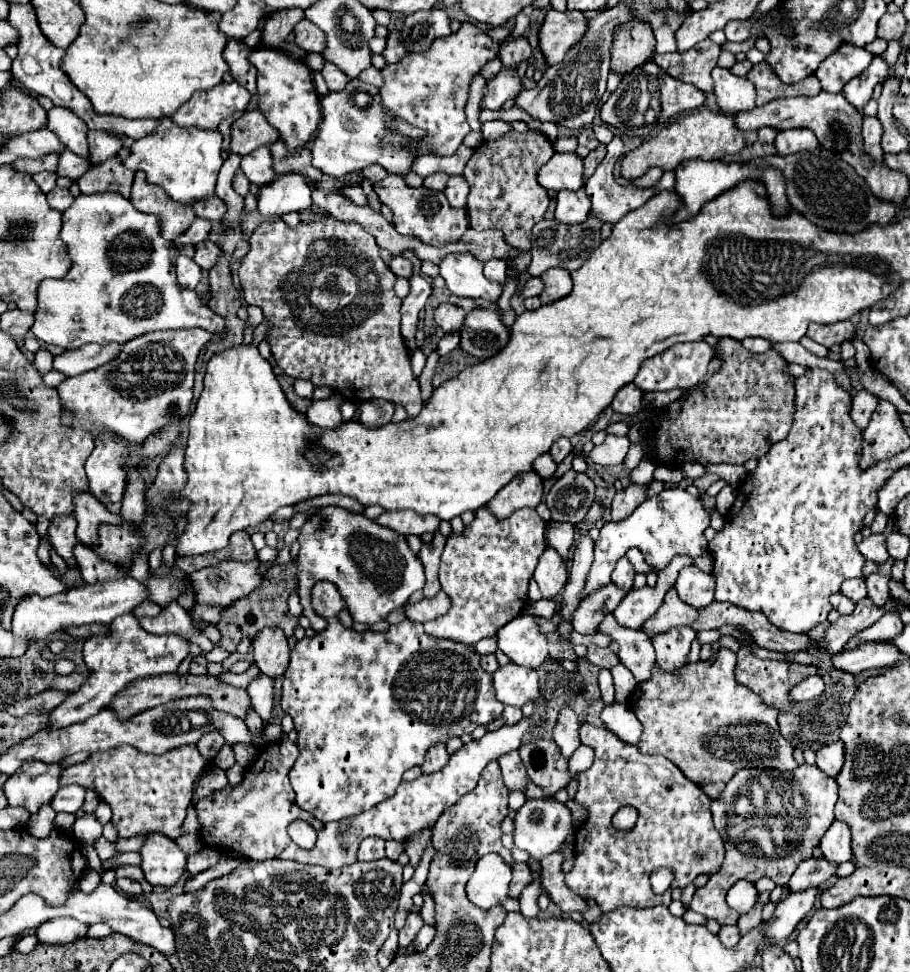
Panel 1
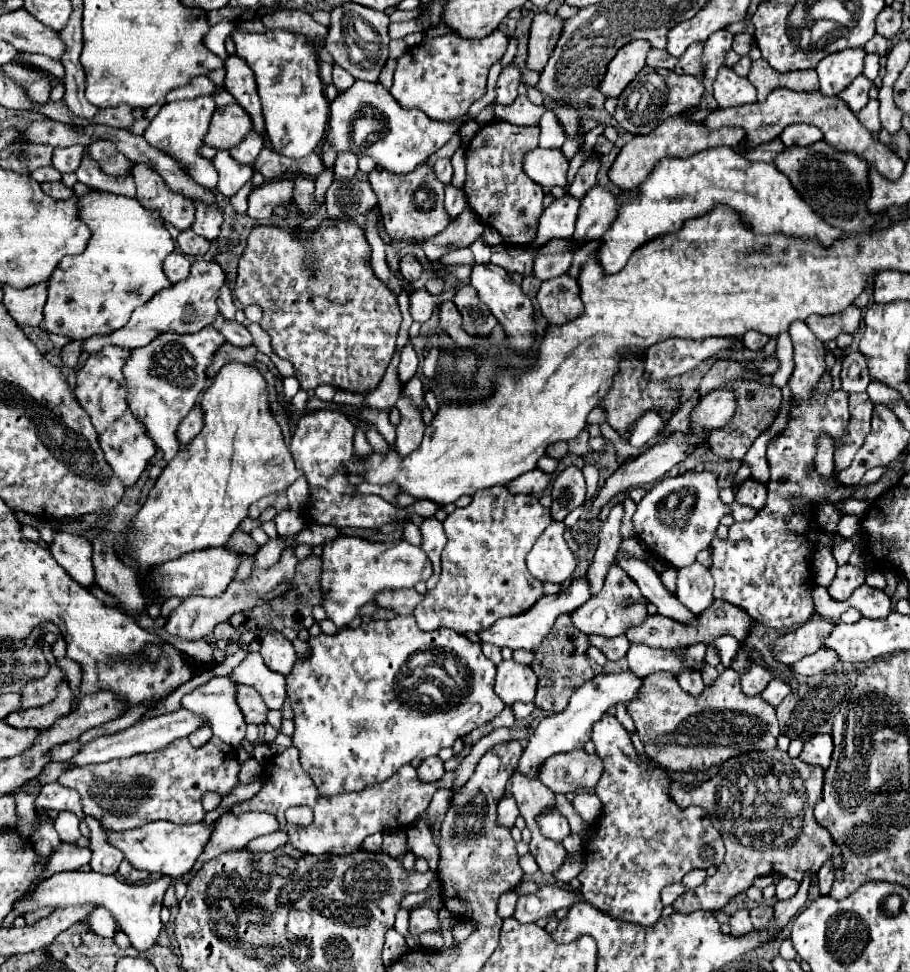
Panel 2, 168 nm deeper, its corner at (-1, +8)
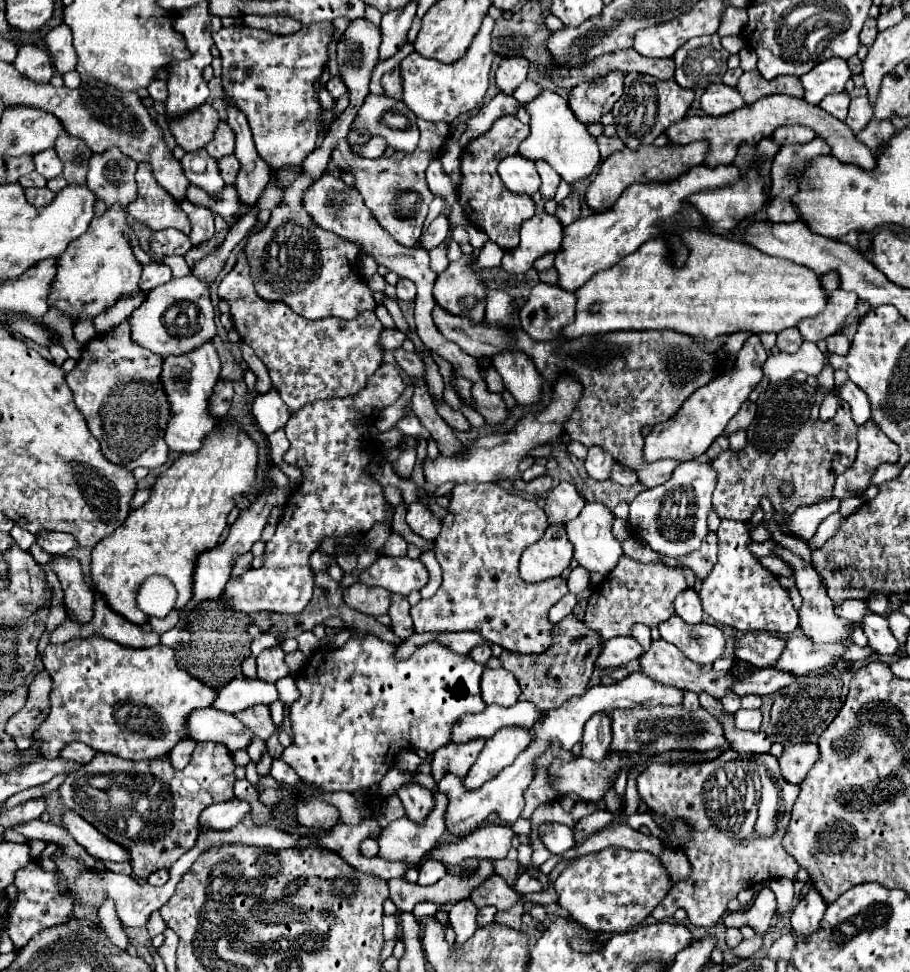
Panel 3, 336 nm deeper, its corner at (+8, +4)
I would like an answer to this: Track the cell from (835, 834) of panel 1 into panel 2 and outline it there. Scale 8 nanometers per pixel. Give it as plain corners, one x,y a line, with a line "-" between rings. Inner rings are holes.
832,856
822,864
822,868
818,870
818,880
820,880
820,894
826,896
830,886
832,886
832,880
834,880
834,866
832,866

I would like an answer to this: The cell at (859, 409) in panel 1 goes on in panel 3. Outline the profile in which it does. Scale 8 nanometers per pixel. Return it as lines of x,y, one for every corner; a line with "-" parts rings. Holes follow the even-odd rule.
841,400
837,414
827,420
805,420
799,432
791,438
791,442
773,454
759,452
751,442
743,448
741,454
725,450
717,458
713,458
713,468
719,474
717,488
713,492
713,510
721,520
739,520
749,522
753,512
759,508
761,498
769,498
775,512
783,512
783,520
787,514
793,514
799,506
811,506
823,500
833,498
833,484
839,474
843,474
853,462
857,454
857,424
851,418
849,406
-
781,480
789,480
795,486
791,498
783,498
779,494

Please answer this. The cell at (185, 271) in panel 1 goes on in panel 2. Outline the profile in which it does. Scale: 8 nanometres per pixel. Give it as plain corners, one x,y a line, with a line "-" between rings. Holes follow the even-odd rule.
172,252
164,262
164,272
172,282
182,282
190,276
190,260
182,252

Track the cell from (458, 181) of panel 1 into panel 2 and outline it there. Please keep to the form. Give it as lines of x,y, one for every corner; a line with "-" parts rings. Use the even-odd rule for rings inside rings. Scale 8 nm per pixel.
452,184
446,186
446,200
444,200
444,208
446,212
456,218
464,208
466,208
466,196
462,192
462,188
456,188

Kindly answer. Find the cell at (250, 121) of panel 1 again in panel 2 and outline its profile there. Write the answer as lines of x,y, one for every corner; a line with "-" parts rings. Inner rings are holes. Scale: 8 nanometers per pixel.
230,104
224,108
216,108
210,130
204,140
208,146
214,146
218,150
232,150
246,138
250,130
252,130
250,114
246,114
242,106

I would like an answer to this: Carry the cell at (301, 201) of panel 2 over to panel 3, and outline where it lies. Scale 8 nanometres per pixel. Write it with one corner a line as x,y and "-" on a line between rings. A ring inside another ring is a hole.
299,174
289,188
285,188
283,202
271,210
271,220
263,230
251,234
245,242
245,256
251,268
251,278
259,298
267,302
285,302
309,320
337,316
353,320
365,310
375,310
375,300
369,288
359,282
357,252
353,240
341,238
315,226
313,218
301,206
301,194
311,184
311,178

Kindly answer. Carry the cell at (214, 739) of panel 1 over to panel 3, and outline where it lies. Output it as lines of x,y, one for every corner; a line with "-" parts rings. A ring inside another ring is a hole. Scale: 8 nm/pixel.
183,740
183,742
179,742
173,750
171,750
171,764
175,766
175,770
183,770
187,764
189,764
189,756
191,756
191,752
193,752
193,748
195,748
195,742
191,740

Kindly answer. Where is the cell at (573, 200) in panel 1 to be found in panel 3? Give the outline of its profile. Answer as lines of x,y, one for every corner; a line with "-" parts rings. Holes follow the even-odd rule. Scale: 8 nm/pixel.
537,212
521,224
521,242
517,248
505,252
501,268
509,274
523,274
531,270
537,258
561,248
561,230
563,226
555,216

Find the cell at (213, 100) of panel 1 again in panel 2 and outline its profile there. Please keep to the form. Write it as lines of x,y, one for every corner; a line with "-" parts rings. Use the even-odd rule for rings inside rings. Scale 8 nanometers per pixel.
198,76
198,78
192,78
190,84
186,84
184,88
170,90
168,96
166,96
166,102
194,100
194,98
200,98
200,96
212,96
212,98
216,98
222,92
226,92
226,86
218,86
208,76

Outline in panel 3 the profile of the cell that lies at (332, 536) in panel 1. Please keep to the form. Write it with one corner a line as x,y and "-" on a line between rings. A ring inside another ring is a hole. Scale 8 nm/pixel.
379,556
373,566
369,566
359,582
367,586
381,586
385,590
409,596
413,590
421,590
429,580
427,568
421,560
411,560
407,556
403,558
391,558
391,556

